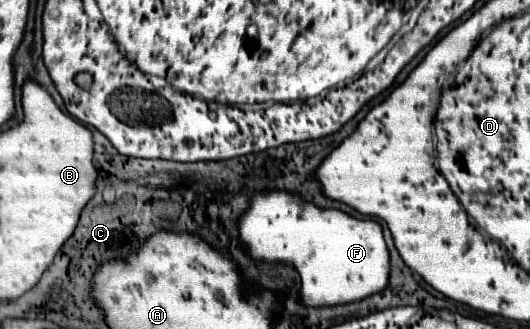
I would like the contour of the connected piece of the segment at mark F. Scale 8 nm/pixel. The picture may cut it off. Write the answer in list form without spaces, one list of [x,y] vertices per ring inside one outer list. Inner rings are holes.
[[[253,194],[251,208],[239,218],[239,238],[257,260],[293,264],[301,276],[301,302],[307,306],[355,302],[387,286],[389,252],[377,222],[357,220],[339,210],[301,206],[291,194]]]

